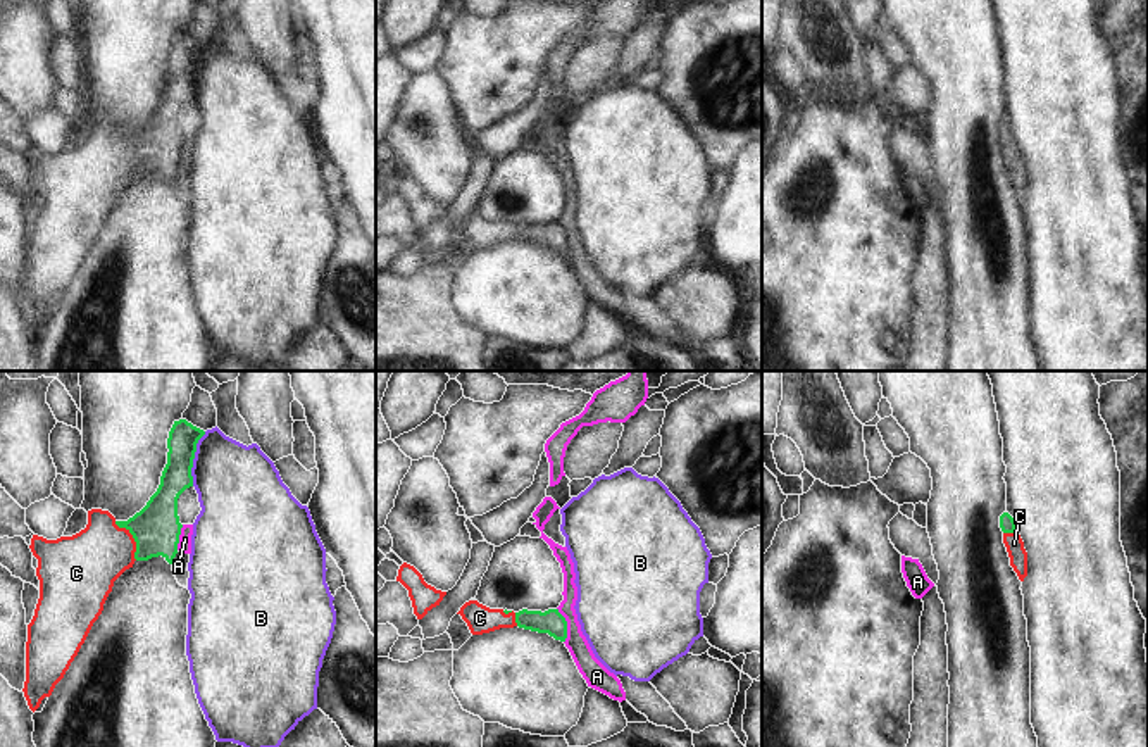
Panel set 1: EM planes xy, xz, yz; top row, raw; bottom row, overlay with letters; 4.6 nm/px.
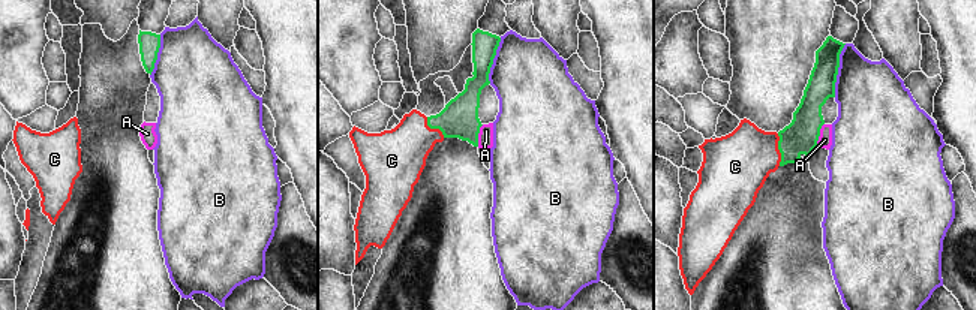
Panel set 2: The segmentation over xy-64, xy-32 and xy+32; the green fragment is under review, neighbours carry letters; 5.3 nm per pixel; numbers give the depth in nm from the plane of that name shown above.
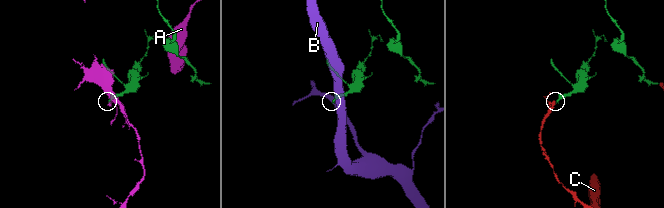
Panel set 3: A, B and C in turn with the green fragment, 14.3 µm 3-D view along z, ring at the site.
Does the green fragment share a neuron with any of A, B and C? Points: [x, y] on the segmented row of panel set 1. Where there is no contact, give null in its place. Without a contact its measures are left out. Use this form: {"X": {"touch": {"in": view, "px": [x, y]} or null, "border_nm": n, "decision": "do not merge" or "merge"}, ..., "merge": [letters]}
{"A": {"touch": {"in": "xz", "px": [566, 625]}, "border_nm": 170, "decision": "do not merge"}, "B": {"touch": {"in": "xy", "px": [193, 458]}, "border_nm": 260, "decision": "do not merge"}, "C": {"touch": {"in": "xy", "px": [133, 537]}, "border_nm": 220, "decision": "merge"}, "merge": ["C"]}

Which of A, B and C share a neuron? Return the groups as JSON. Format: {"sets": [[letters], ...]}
{"sets": [["A"], ["B"], ["C"]]}

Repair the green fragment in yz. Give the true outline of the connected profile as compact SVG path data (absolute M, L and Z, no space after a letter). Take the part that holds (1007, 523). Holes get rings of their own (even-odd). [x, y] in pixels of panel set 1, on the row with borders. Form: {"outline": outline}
{"outline": "M1008 512L1000 516L1000 528L1003 531L1003 543L1010 557L1010 566L1017 573L1019 580L1024 581L1027 576L1027 552L1020 535L1017 533L1015 521Z"}

